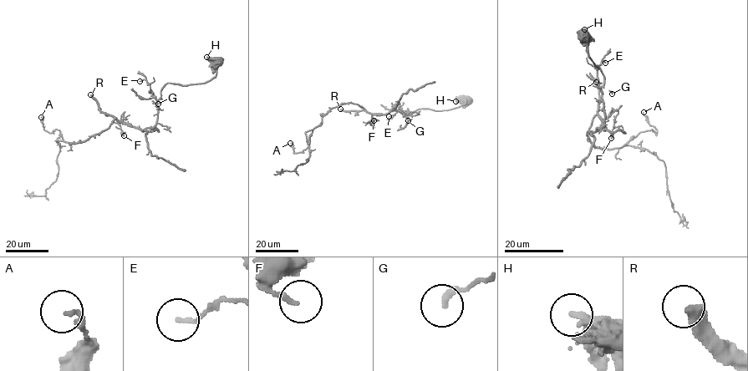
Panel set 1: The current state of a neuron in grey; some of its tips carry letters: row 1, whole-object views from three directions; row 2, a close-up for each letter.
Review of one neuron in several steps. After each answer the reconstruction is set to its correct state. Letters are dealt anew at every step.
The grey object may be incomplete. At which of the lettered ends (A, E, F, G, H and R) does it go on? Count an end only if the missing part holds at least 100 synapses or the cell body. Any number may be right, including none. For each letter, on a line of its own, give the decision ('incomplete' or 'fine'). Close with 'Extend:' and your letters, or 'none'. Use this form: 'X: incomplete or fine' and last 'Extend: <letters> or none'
A: fine
E: fine
F: fine
G: fine
H: fine
R: incomplete
Extend: R

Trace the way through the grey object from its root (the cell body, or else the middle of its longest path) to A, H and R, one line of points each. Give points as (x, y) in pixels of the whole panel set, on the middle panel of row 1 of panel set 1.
A: (465, 99), (452, 109), (420, 109), (406, 115), (340, 104), (322, 118), (305, 149), (294, 153), (290, 143)
H: (465, 99), (455, 101)
R: (465, 99), (464, 104), (452, 109), (420, 109), (406, 115), (394, 109), (371, 114), (340, 109)

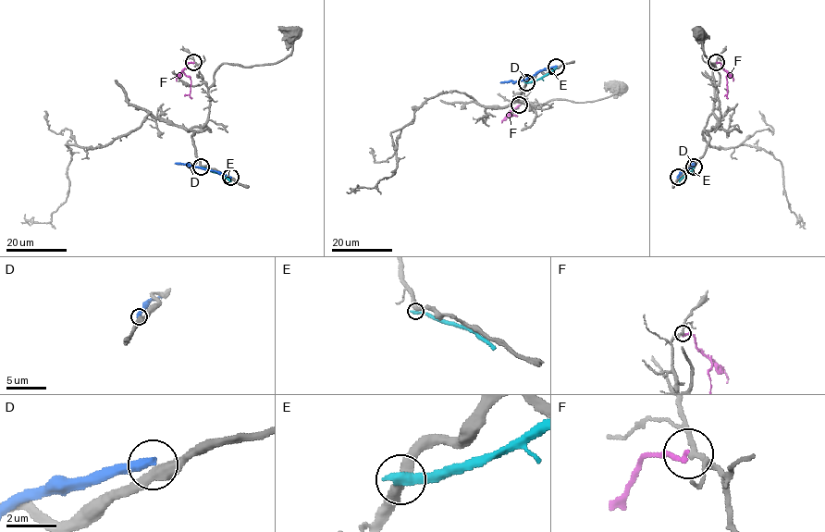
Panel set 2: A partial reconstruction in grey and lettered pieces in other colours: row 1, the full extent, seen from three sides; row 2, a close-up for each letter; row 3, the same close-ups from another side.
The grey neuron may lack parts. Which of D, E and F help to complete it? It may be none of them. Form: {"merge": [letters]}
{"merge": []}

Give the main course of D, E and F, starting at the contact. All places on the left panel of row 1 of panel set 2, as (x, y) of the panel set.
D: (230, 178), (188, 164), (175, 163)
E: (201, 167), (218, 172), (230, 181)
F: (193, 62), (189, 62), (183, 72), (190, 80), (191, 99)

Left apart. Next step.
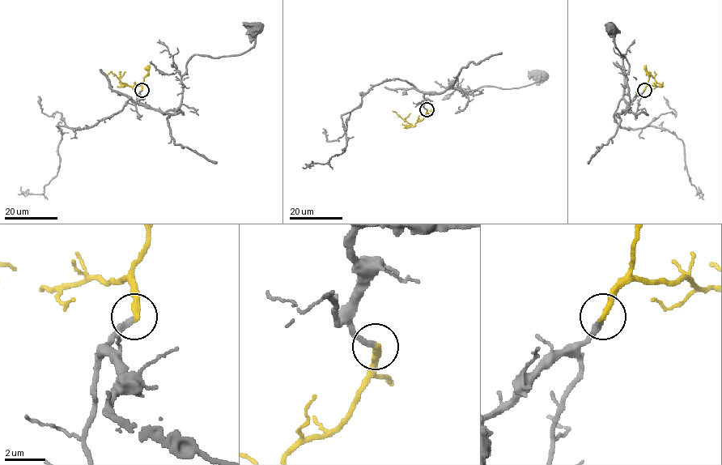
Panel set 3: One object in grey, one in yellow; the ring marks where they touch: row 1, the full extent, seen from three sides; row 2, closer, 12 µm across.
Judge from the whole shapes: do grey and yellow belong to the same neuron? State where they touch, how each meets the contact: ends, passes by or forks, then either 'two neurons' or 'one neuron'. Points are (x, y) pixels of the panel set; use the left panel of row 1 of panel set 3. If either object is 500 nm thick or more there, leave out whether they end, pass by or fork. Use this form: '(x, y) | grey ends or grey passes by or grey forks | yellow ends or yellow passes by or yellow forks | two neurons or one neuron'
(142, 90) | grey ends | yellow ends | one neuron

